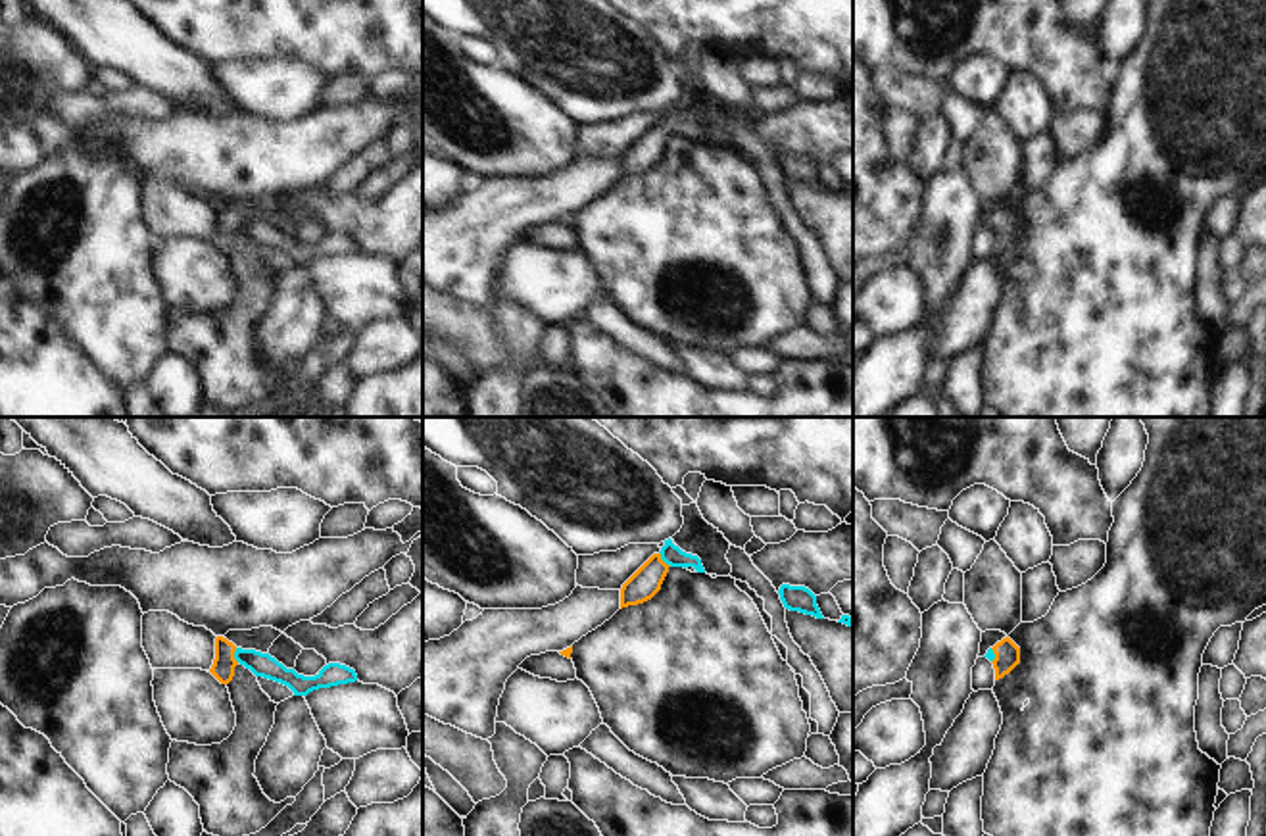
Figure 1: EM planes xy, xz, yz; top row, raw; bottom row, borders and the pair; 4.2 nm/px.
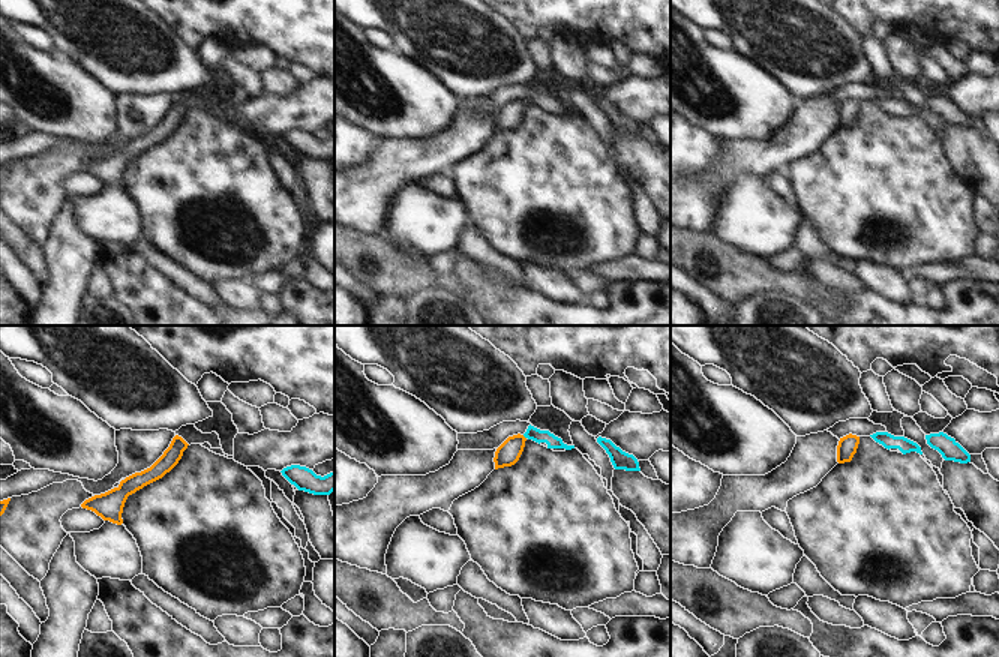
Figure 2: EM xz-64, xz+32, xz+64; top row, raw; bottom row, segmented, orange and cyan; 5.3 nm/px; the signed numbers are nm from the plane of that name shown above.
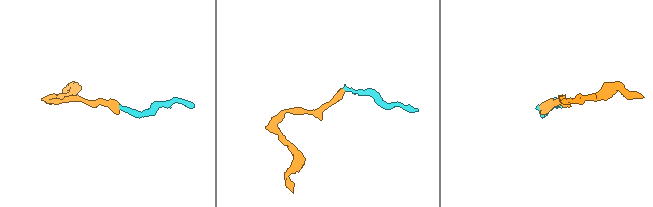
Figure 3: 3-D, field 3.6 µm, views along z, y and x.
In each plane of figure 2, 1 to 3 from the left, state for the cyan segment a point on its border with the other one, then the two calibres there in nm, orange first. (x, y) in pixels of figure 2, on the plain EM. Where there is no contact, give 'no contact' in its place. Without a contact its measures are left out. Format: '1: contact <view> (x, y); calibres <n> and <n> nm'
1: no contact
2: contact xz+32 (524, 101); calibres 120 and 70 nm
3: no contact

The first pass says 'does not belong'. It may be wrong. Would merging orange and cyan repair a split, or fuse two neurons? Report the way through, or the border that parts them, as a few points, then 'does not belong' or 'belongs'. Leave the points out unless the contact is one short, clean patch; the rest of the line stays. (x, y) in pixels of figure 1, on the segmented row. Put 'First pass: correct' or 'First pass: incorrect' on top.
First pass: incorrect
runs through xz (646, 581), (661, 560), (671, 554); belongs

